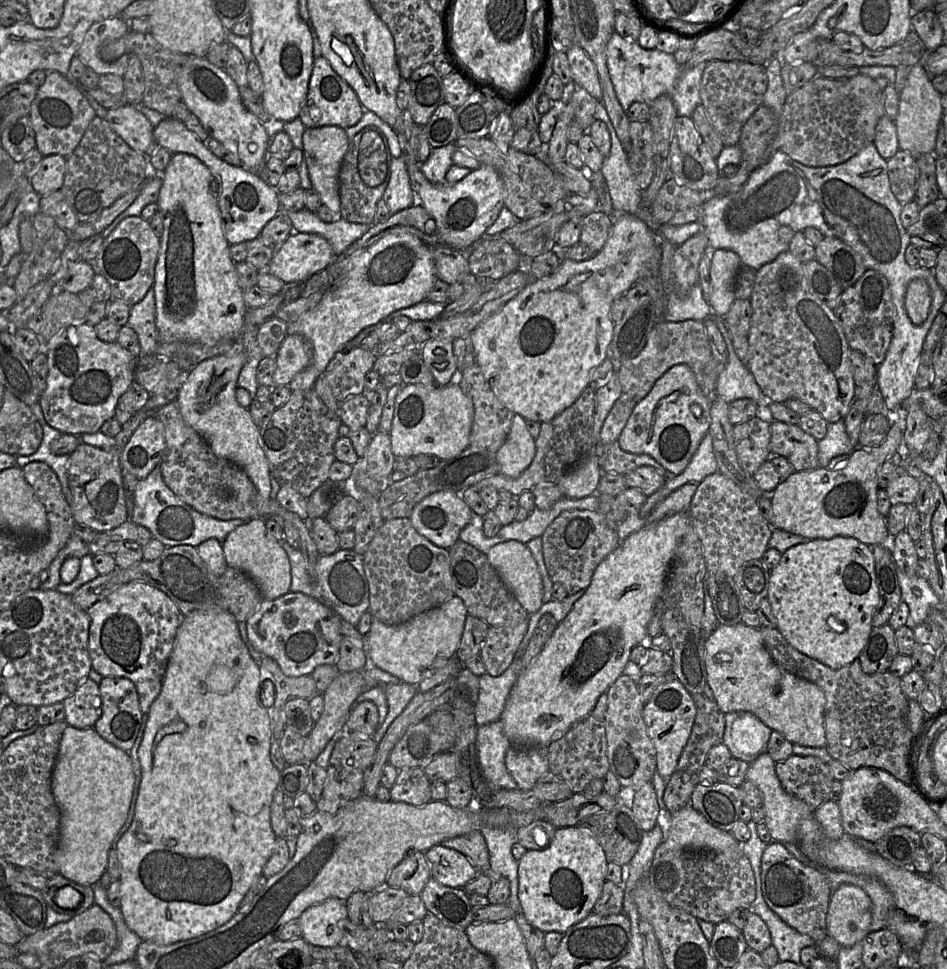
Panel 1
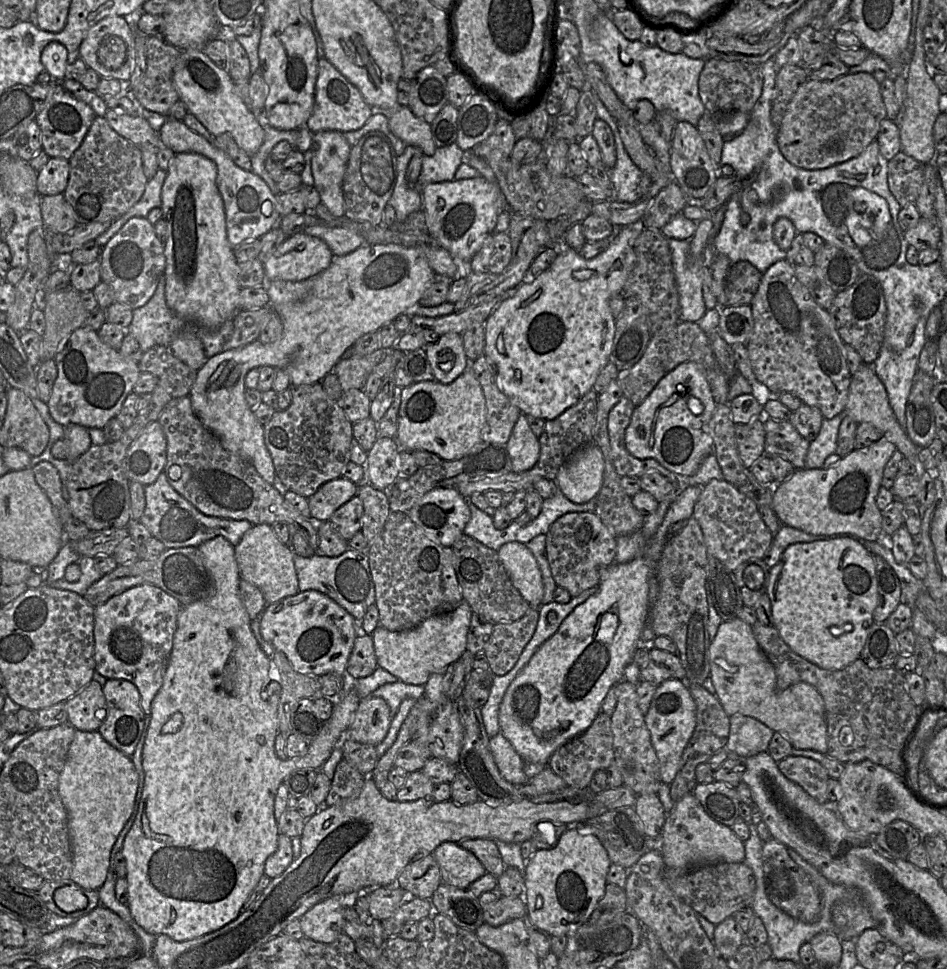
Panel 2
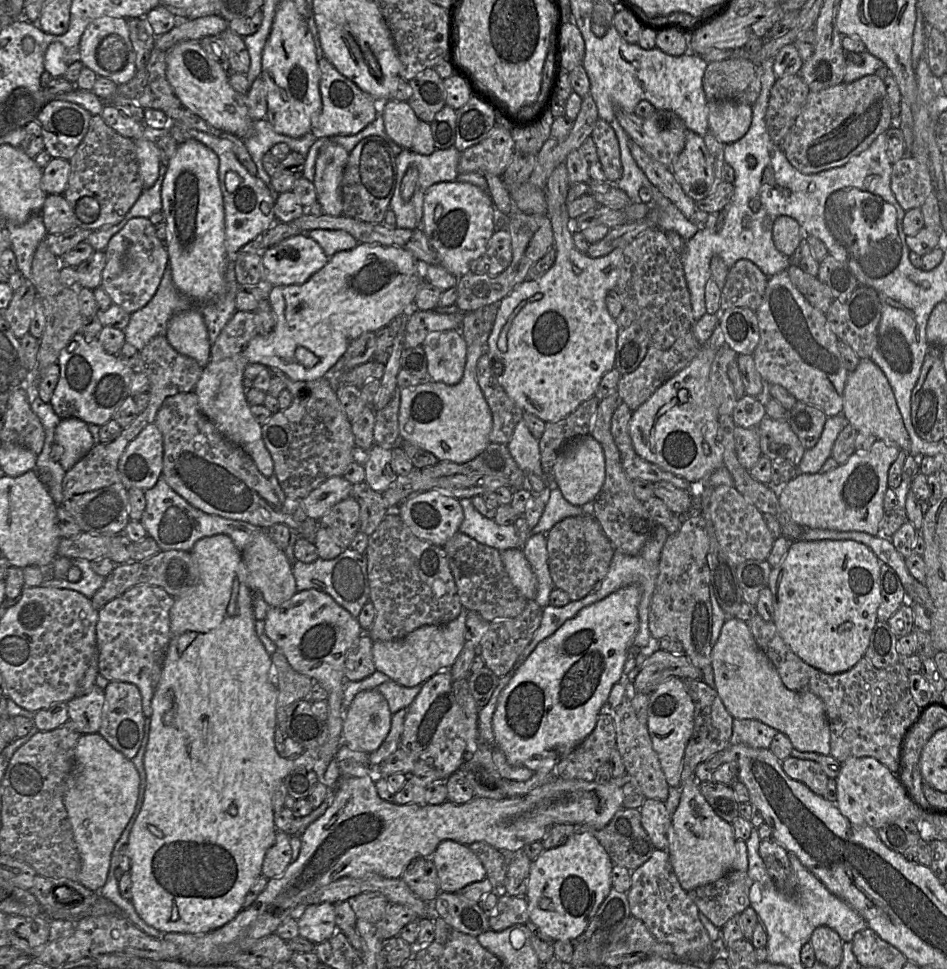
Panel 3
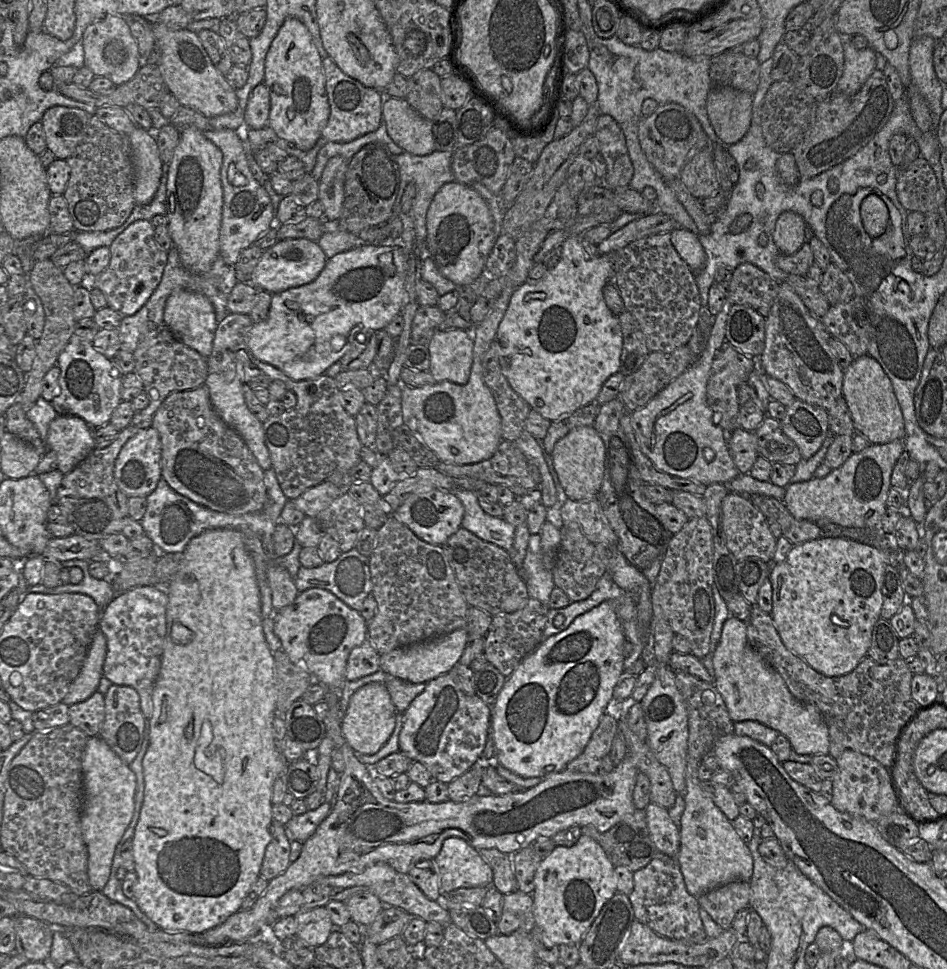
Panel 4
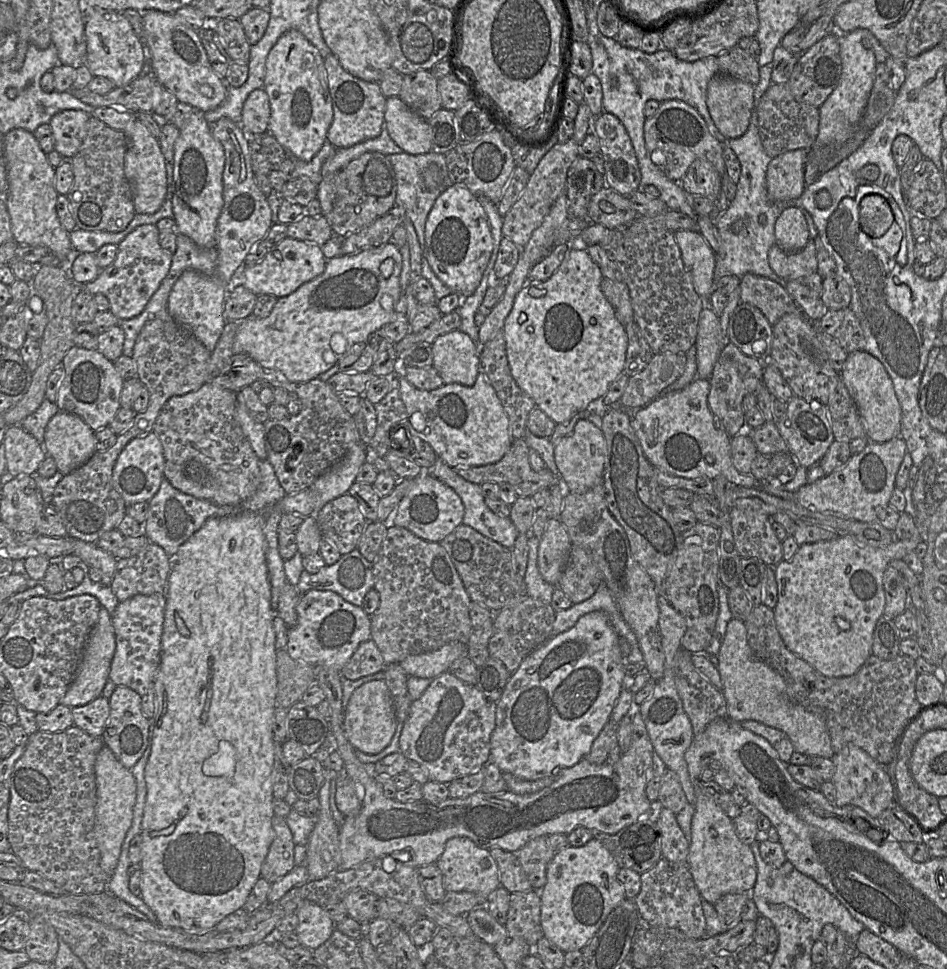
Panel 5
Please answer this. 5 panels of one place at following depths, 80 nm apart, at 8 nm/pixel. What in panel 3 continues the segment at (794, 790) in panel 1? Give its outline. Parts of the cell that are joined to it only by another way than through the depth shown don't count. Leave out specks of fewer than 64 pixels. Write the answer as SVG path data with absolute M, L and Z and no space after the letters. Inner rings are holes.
M789 756L781 762L781 767L791 779L805 784L816 795L825 793L829 778L818 762Z

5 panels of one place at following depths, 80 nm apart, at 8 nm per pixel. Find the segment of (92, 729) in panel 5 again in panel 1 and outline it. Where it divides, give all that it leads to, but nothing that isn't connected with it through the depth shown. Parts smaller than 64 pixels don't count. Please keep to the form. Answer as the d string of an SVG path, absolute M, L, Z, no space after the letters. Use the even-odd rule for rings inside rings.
M87 678L62 703L65 708L65 721L69 726L78 729L92 728L101 716L99 685Z

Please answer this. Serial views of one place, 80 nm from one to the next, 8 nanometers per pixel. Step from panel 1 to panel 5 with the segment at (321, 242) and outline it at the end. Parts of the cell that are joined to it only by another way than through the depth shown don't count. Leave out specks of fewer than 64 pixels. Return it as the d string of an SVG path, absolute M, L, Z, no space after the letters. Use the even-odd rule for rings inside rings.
M288 237L270 248L262 261L253 266L243 267L239 274L239 282L255 295L268 294L280 298L293 293L302 284L321 275L325 270L326 262L321 247L316 243ZM274 250L282 255L280 260L274 257Z

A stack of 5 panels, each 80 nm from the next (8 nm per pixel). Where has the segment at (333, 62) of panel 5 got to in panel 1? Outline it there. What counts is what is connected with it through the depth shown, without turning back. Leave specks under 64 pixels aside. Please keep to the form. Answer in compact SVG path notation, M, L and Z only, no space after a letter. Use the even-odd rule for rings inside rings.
M324 57L315 59L306 102L299 114L305 127L338 126L347 129L357 124L363 113L364 108L354 90L332 69Z

